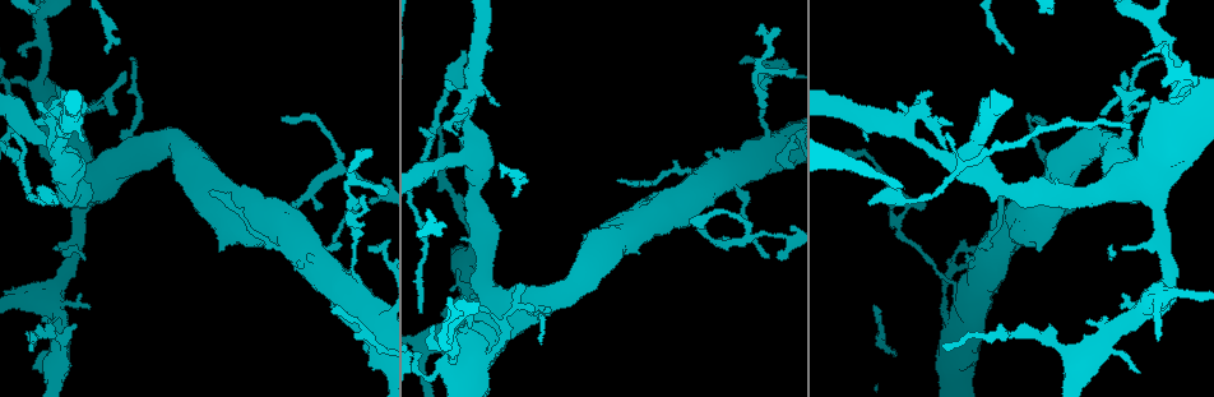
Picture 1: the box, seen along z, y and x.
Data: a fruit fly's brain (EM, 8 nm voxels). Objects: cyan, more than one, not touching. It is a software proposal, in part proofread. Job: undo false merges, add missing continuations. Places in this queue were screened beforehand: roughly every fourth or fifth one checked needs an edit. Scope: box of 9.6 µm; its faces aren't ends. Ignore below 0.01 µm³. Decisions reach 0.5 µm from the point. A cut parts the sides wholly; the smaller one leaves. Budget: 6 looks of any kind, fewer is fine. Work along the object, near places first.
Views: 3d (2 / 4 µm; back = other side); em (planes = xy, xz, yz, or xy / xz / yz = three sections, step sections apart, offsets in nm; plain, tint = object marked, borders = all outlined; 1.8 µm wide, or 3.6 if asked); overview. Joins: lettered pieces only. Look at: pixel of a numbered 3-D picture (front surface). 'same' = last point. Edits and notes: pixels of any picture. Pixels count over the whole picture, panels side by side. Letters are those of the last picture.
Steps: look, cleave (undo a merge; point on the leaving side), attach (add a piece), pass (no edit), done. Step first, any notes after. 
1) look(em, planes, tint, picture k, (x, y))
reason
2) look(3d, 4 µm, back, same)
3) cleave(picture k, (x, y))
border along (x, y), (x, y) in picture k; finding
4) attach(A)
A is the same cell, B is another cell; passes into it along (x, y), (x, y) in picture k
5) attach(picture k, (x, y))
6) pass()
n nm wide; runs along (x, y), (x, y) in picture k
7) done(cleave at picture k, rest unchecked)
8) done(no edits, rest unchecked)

look(3d, 4 µm, picture 1, (41, 103))
branch stops here

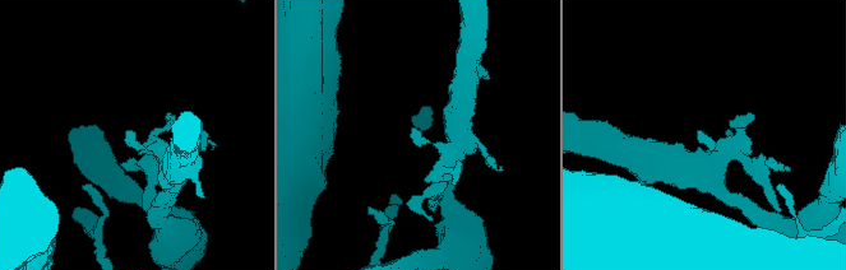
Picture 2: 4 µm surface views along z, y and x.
look(em, 3.6 µm, planes, tint, picture 2, (698, 132))
need the tissue

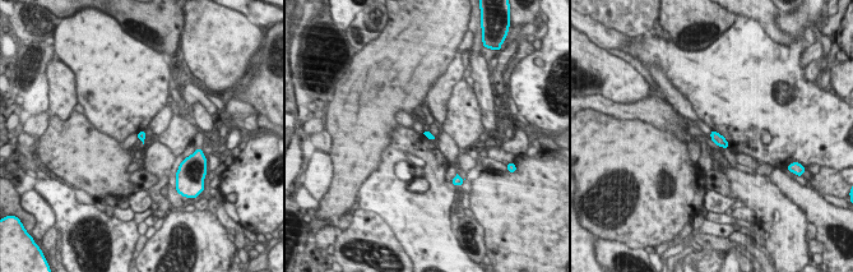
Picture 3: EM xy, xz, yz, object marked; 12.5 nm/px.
look(em, 3.6 µm, planes, borders, same)
see the neighbours

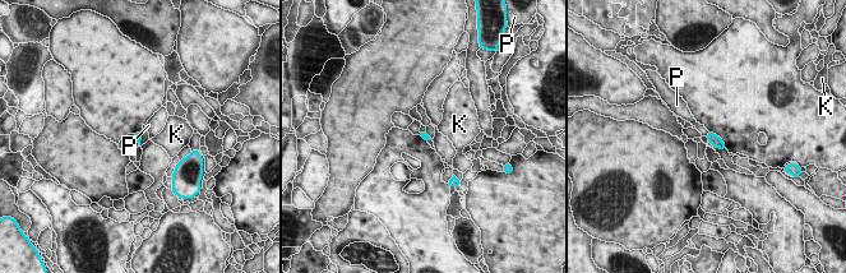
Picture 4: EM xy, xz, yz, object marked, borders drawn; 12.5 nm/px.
pass()
K and P are other cells; border along (708, 132), (706, 135) in picture 4; no lettered piece goes on from it

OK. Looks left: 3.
look(em, planes, plain, picture 1, (870, 206))
an open end

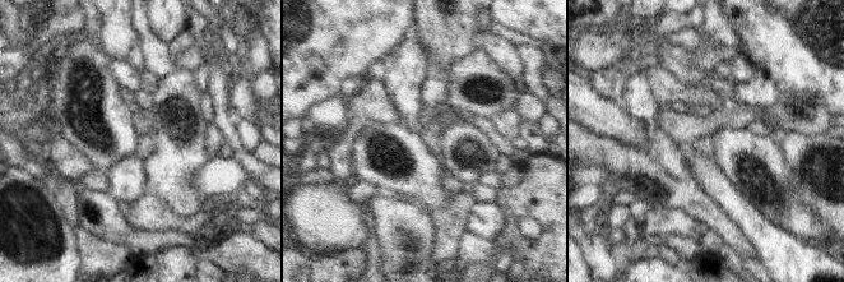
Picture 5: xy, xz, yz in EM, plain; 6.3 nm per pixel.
look(em, planes, borders, same)
see the neighbours

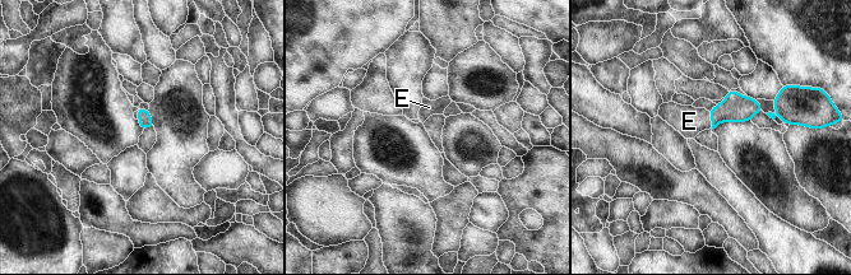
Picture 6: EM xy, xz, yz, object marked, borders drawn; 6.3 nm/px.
attach(picture 6, (689, 121))
E is the same cell; it goes on there

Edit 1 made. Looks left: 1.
done(attach at picture 6, rest unchecked)

